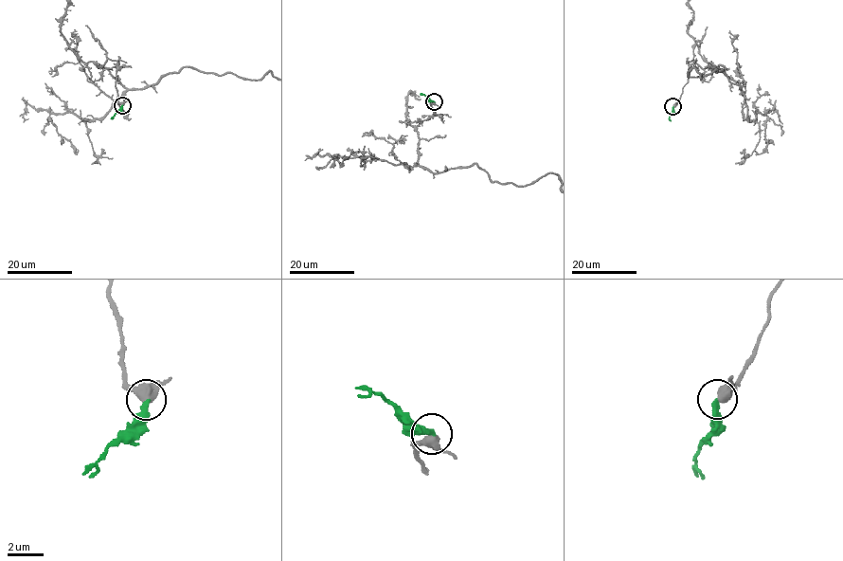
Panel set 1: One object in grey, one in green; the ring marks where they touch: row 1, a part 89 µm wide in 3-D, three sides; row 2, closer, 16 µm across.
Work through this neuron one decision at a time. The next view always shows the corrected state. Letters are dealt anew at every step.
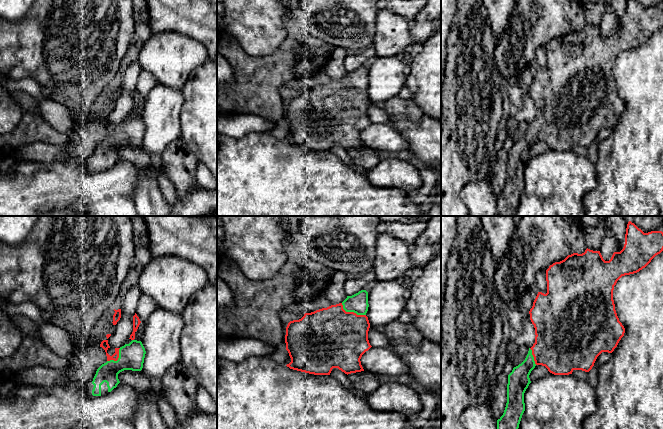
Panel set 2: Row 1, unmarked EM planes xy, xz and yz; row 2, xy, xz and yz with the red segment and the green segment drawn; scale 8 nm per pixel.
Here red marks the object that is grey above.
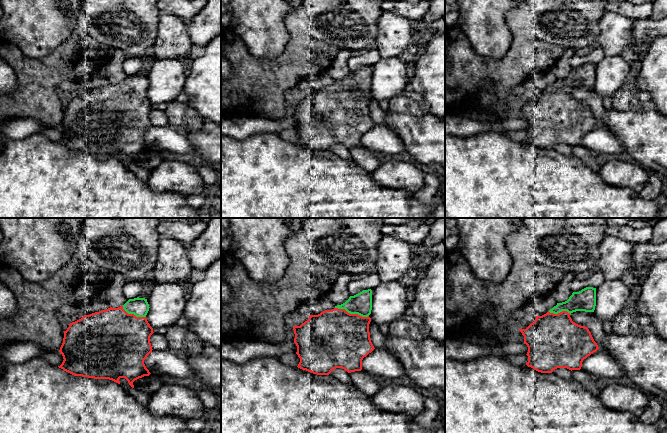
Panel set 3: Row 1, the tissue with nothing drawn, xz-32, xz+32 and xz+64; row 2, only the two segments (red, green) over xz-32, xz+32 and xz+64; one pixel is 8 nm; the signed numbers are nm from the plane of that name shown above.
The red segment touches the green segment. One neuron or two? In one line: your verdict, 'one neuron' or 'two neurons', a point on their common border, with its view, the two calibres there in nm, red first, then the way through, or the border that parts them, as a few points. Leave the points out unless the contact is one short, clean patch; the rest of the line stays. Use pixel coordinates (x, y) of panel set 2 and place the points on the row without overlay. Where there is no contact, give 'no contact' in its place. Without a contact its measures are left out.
one neuron; contact xz (352, 88); calibres 460 and 160 nm; way xz (335, 114), (344, 105), (352, 88), (358, 79)

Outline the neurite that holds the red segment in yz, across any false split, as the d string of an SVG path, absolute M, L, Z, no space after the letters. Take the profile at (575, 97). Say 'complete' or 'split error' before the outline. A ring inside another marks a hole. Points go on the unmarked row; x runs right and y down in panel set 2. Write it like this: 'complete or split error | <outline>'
split error | M627 0L624 23L620 28L614 28L609 37L603 35L600 27L587 24L582 30L573 29L549 42L546 46L547 69L538 68L529 87L535 104L535 119L529 124L525 136L508 151L507 179L503 191L497 196L496 216L517 216L519 200L525 187L524 169L531 159L529 151L536 141L545 142L554 151L569 151L574 146L589 148L602 128L614 127L625 109L615 86L614 62L622 52L637 49L645 44L662 27L662 7L644 9L635 0Z

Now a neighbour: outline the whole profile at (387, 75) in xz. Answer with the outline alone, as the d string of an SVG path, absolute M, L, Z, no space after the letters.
M376 56L368 68L366 92L372 102L387 101L405 85L408 63L400 56Z

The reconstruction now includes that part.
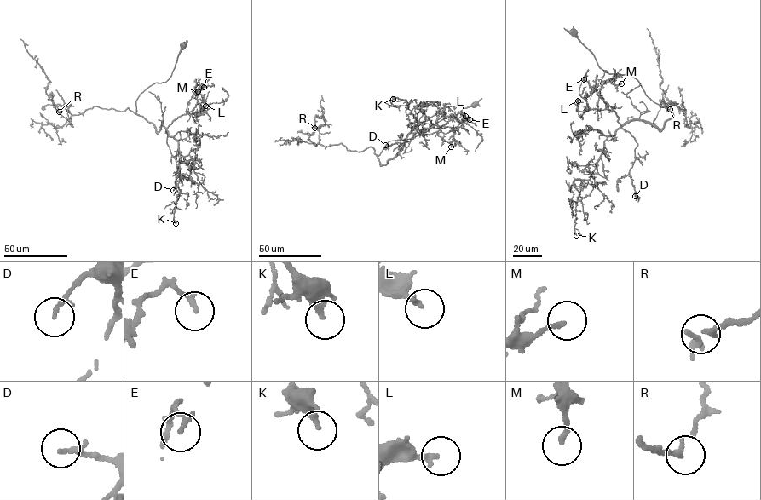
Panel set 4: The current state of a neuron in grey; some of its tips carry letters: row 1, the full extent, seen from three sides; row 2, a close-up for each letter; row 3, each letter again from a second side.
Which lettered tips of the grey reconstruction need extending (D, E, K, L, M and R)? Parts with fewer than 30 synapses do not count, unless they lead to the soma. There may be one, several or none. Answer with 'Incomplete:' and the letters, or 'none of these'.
Incomplete: none of these

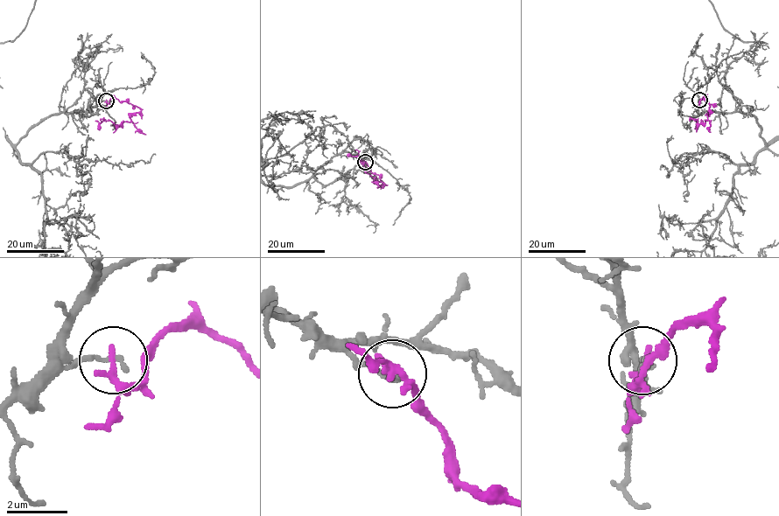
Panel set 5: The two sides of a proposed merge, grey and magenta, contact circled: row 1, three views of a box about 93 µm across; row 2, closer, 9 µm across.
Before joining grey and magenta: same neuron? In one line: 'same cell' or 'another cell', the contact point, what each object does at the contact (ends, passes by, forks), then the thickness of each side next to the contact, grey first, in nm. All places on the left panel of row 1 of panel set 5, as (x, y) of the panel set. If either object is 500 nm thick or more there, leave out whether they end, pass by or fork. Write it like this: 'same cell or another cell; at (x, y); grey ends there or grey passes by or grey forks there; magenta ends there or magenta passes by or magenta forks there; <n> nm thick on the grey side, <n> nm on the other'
another cell; at (106, 101); grey ends there; magenta ends there; 180 nm thick on the grey side, 240 nm on the other

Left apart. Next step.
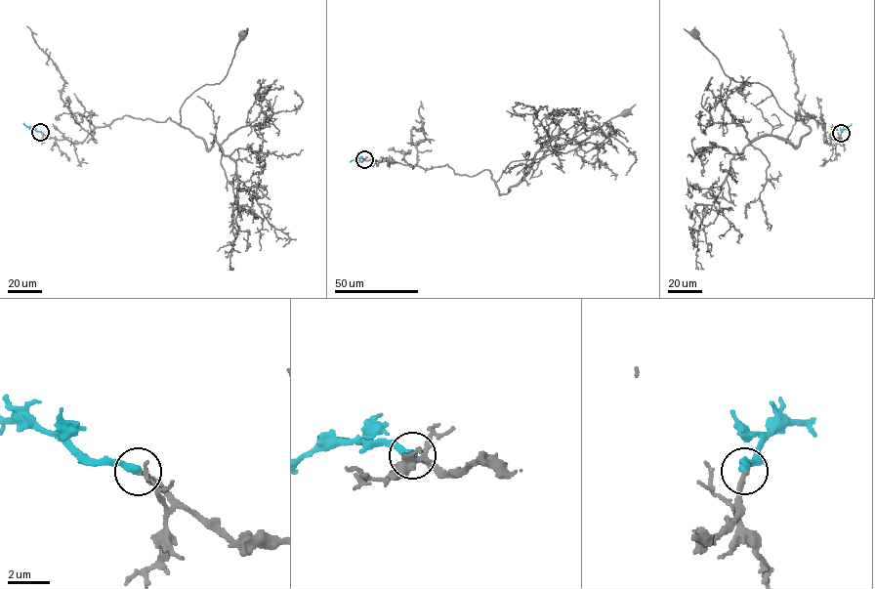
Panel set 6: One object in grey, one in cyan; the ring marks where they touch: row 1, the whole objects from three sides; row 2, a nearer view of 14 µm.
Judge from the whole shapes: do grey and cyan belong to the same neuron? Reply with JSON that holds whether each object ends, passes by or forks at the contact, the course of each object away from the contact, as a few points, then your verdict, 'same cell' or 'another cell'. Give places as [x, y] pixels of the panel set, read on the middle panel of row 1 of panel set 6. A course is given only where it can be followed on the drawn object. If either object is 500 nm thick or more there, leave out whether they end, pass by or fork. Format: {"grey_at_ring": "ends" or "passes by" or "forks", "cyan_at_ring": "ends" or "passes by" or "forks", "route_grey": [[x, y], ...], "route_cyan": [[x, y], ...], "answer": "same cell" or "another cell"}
{"grey_at_ring": "ends", "cyan_at_ring": "ends", "route_grey": [[364, 159], [425, 169], [447, 164], [469, 176], [487, 169], [495, 182], [513, 161], [553, 153], [626, 113]], "route_cyan": [[364, 159], [351, 162]], "answer": "same cell"}

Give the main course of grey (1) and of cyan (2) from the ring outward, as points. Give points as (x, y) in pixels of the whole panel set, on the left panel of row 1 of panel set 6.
1: (40, 132), (78, 143), (124, 115), (180, 124), (186, 99), (224, 78), (242, 33)
2: (40, 132), (23, 122)

